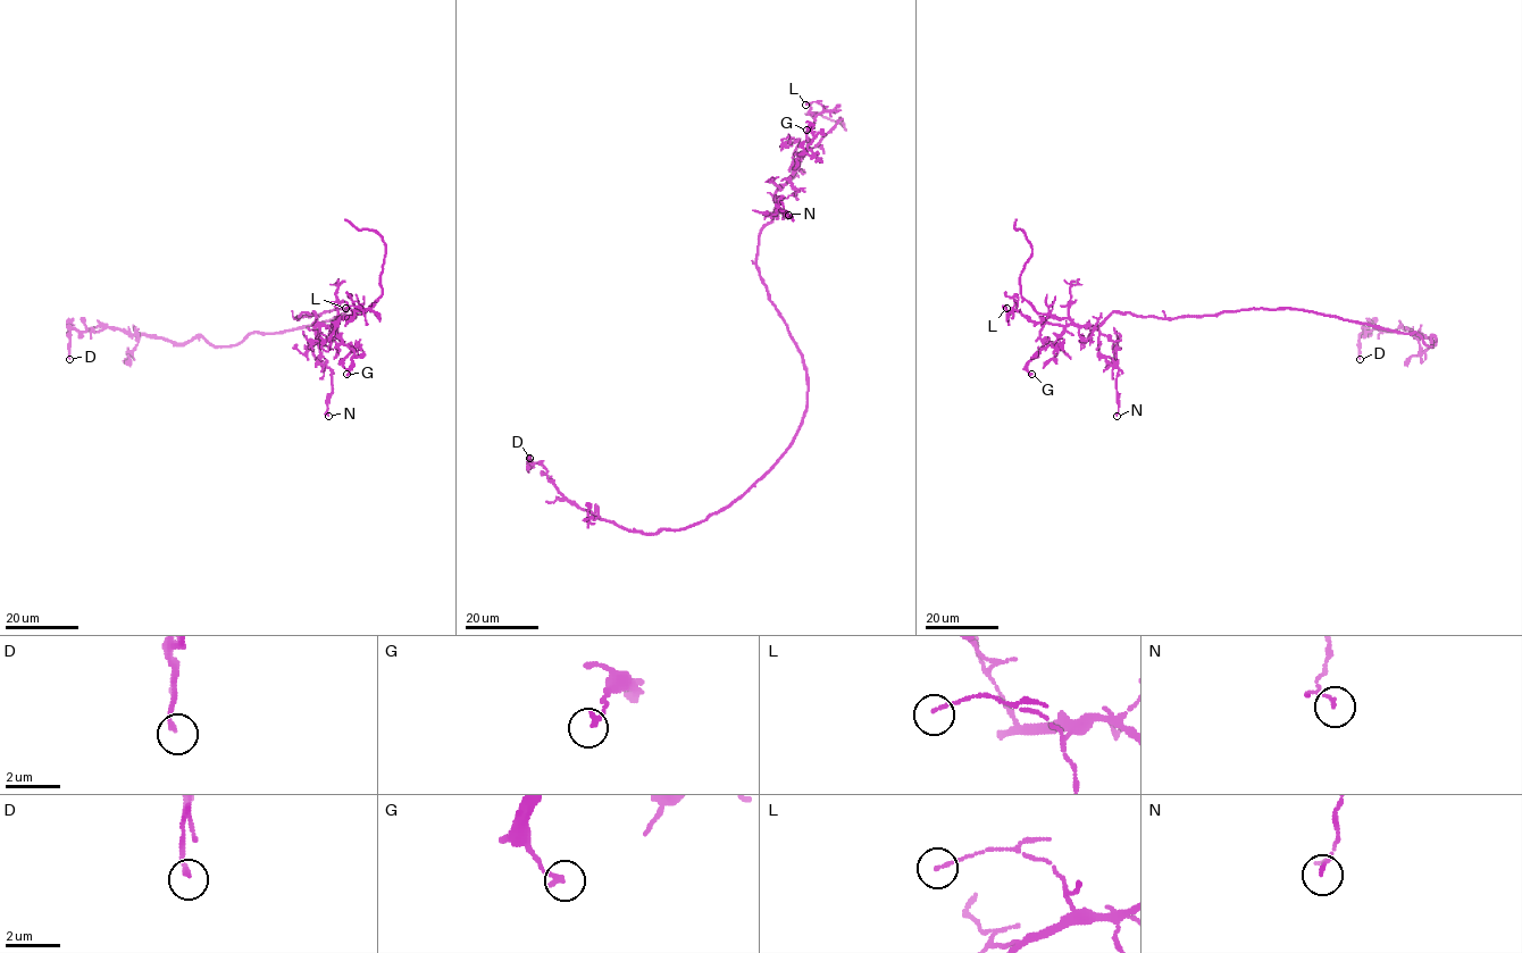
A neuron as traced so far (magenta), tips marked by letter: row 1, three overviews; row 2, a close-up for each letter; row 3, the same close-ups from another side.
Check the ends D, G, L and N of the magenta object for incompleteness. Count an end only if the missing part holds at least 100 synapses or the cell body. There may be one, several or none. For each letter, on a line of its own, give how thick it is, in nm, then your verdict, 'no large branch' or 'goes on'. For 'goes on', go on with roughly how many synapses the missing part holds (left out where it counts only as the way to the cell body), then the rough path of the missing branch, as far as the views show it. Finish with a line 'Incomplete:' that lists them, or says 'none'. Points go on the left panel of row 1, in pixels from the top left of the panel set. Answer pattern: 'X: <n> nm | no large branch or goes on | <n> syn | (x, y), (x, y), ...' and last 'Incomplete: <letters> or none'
D: 170 nm | no large branch
G: 200 nm | no large branch
L: 100 nm | no large branch
N: 90 nm | no large branch
Incomplete: none

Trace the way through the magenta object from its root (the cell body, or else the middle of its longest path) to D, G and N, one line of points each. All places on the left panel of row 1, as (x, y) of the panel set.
D: (348, 308), (331, 320), (252, 332), (230, 345), (115, 327), (70, 329), (69, 359)
G: (348, 308), (297, 318), (302, 312), (314, 311), (316, 326), (334, 326), (335, 332), (354, 352), (346, 374)
N: (348, 308), (297, 318), (312, 311), (316, 317), (318, 361), (331, 369), (332, 377), (328, 416)

